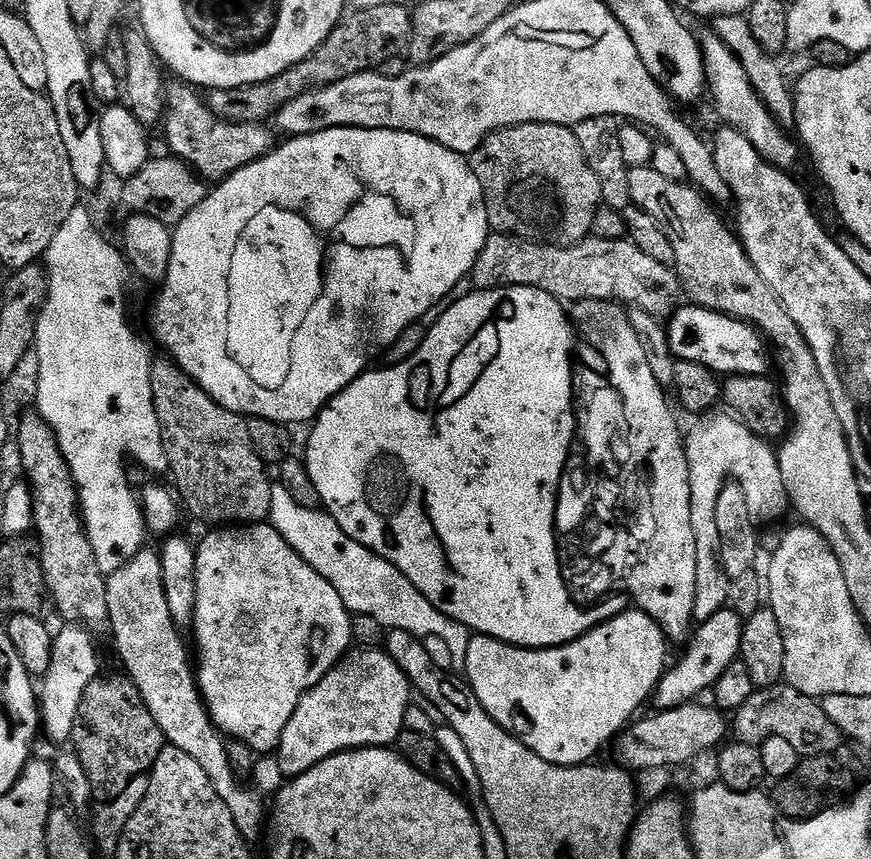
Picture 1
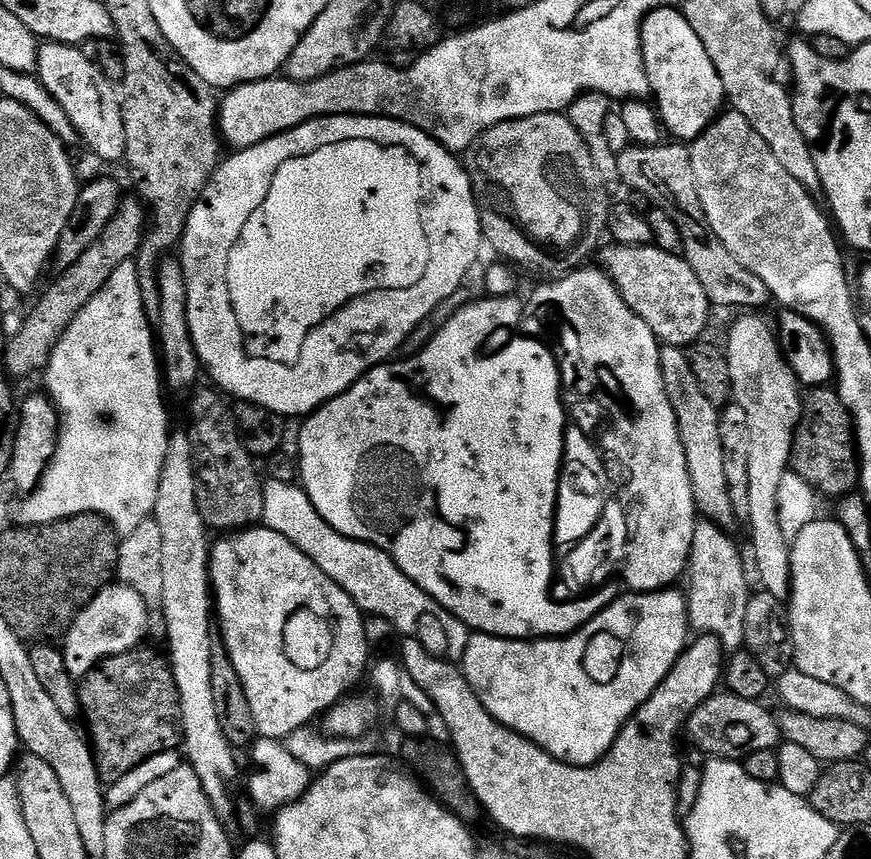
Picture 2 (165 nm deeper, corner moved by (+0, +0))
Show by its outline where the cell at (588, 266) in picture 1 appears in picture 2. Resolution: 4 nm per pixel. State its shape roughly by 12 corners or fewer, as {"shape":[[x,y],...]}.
{"shape":[[599,249],[626,306],[687,349],[710,305],[683,255]]}

